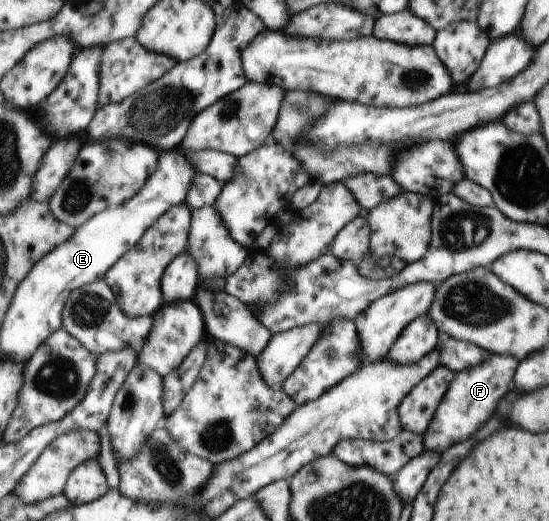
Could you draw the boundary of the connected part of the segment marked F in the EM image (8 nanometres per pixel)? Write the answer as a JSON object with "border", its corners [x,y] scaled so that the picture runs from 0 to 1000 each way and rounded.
{"border":[[[893,678],[882,695],[825,714],[827,722],[809,762],[801,768],[776,829],[767,835],[772,845],[770,864],[791,864],[805,875],[812,860],[823,860],[823,852],[856,841],[874,818],[882,818],[882,810],[902,791],[911,768],[929,749],[944,702],[940,687],[929,679]]]}

